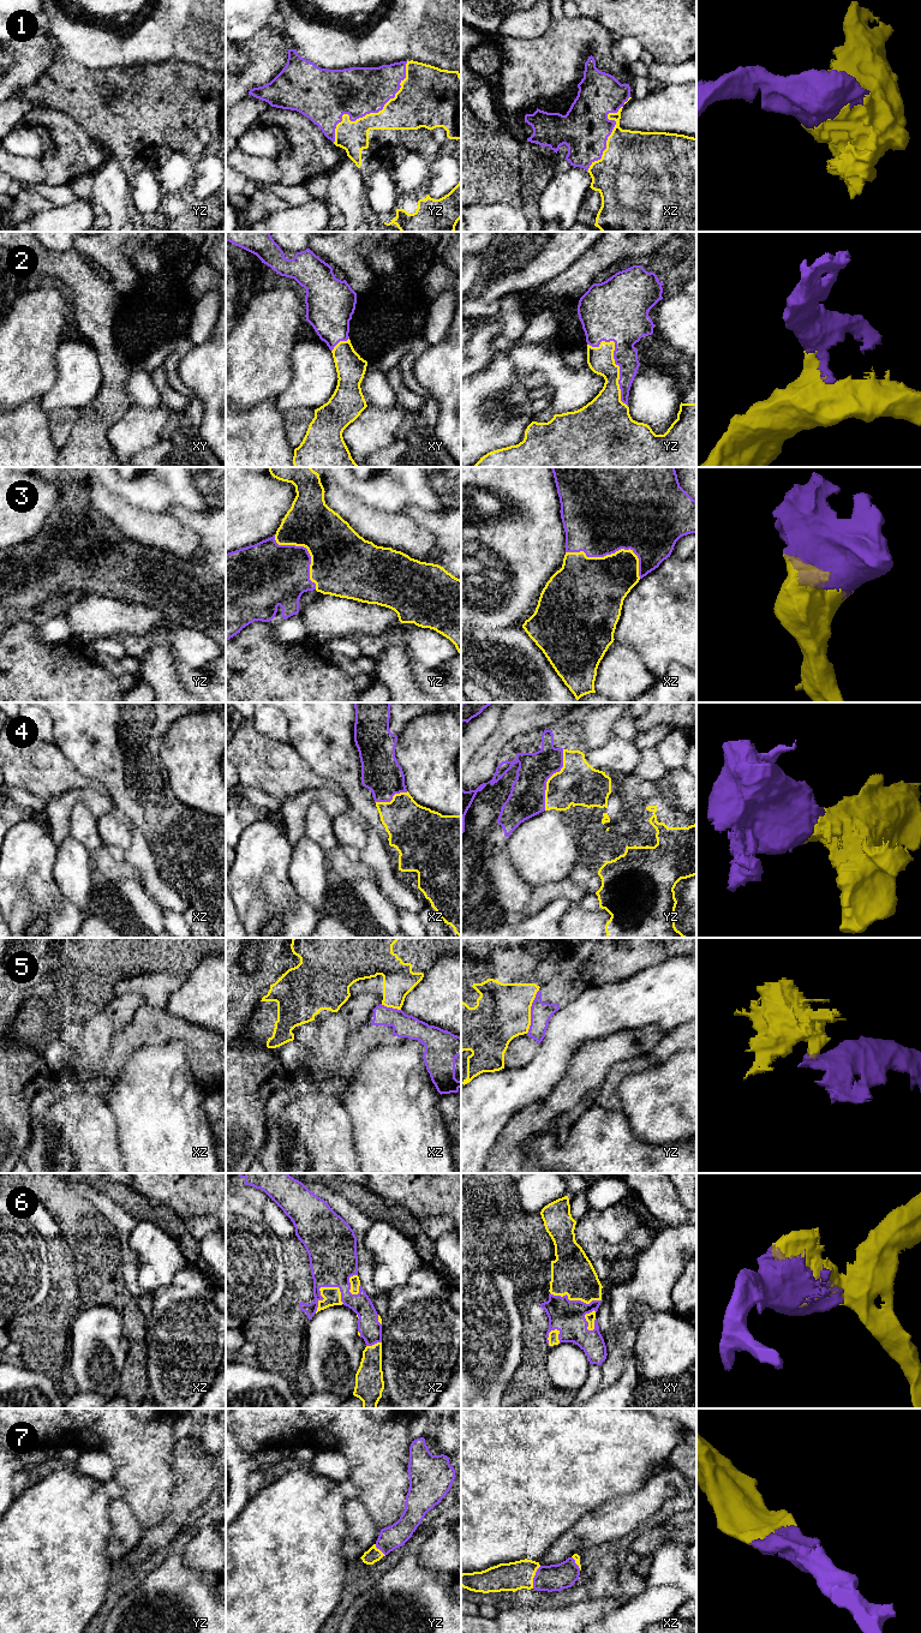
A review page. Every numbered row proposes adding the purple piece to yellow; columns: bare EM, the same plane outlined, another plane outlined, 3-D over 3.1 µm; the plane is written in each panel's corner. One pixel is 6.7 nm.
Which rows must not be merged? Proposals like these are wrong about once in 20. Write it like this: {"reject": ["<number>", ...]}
{"reject": ["5"]}

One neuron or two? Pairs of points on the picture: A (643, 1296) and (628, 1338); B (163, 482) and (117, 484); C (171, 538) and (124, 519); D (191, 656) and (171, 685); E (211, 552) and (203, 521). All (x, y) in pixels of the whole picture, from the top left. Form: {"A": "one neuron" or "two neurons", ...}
{"A": "one neuron", "B": "one neuron", "C": "one neuron", "D": "two neurons", "E": "one neuron"}

